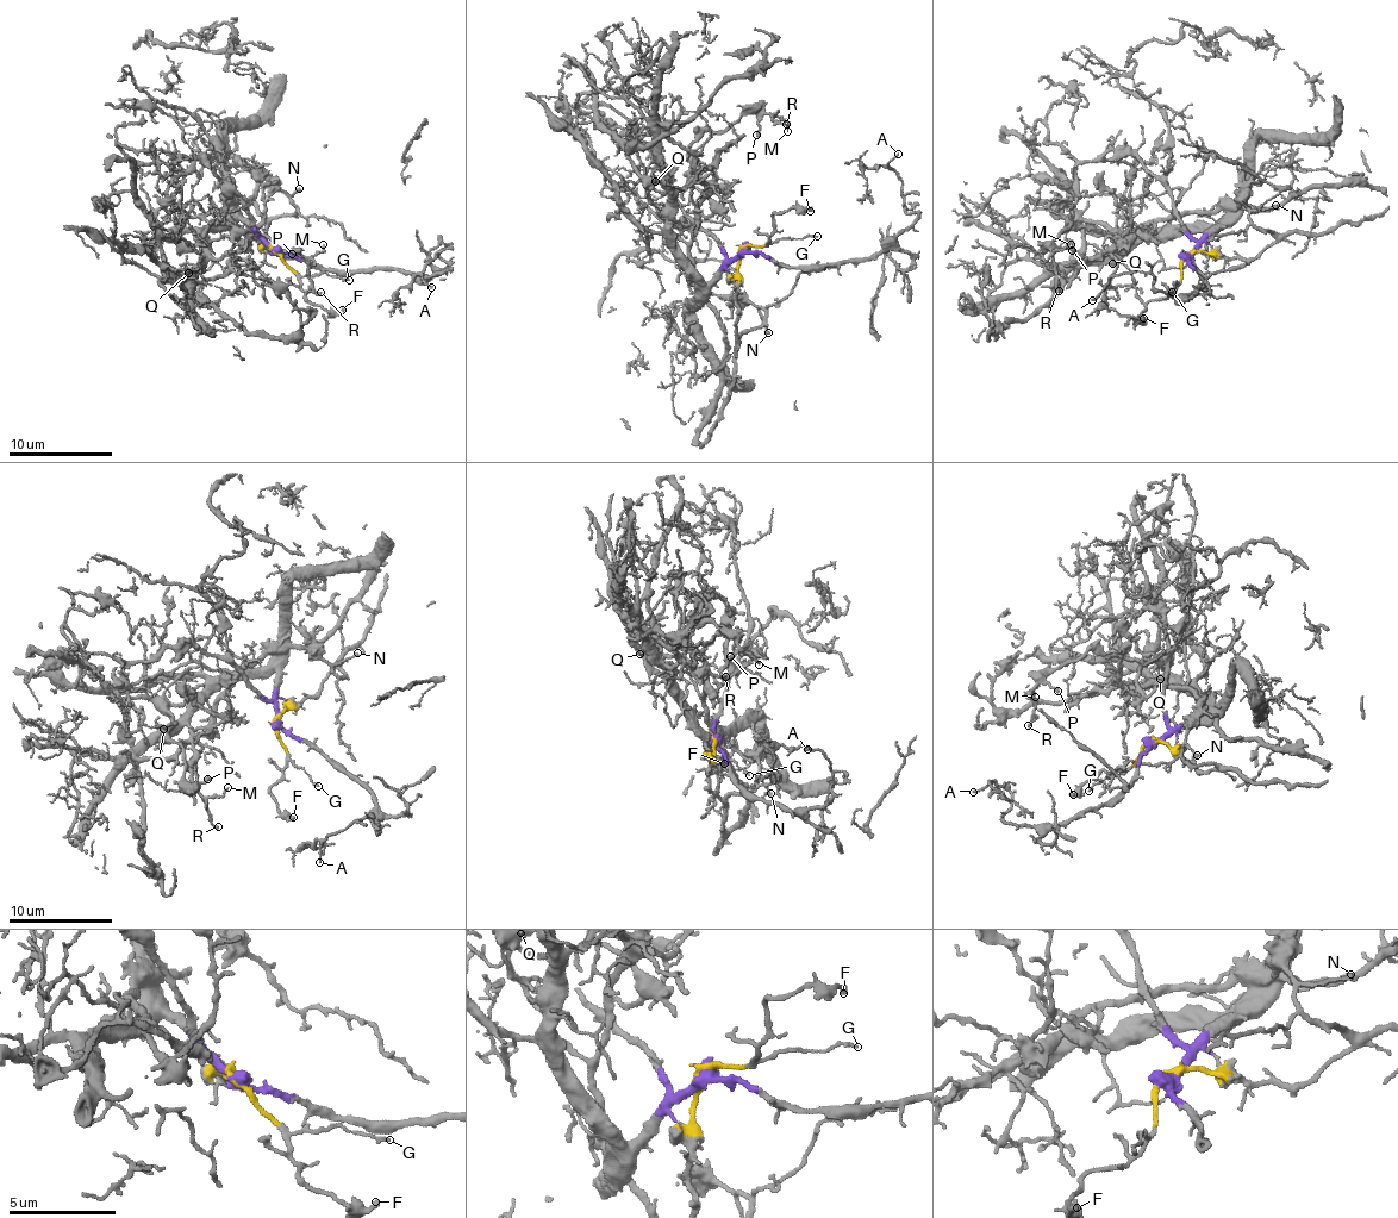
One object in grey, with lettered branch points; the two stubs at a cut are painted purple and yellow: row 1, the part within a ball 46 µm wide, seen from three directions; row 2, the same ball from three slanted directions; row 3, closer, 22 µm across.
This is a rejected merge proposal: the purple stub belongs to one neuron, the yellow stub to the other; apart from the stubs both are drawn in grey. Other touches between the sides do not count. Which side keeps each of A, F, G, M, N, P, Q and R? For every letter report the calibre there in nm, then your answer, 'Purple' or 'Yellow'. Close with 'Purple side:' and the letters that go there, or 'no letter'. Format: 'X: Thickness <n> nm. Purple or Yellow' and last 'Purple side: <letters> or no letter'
A: Thickness 140 nm. Purple
F: Thickness 320 nm. Yellow
G: Thickness 150 nm. Yellow
M: Thickness 130 nm. Purple
N: Thickness 180 nm. Yellow
P: Thickness 200 nm. Purple
Q: Thickness 150 nm. Purple
R: Thickness 190 nm. Purple
Purple side: A, M, P, Q, R

